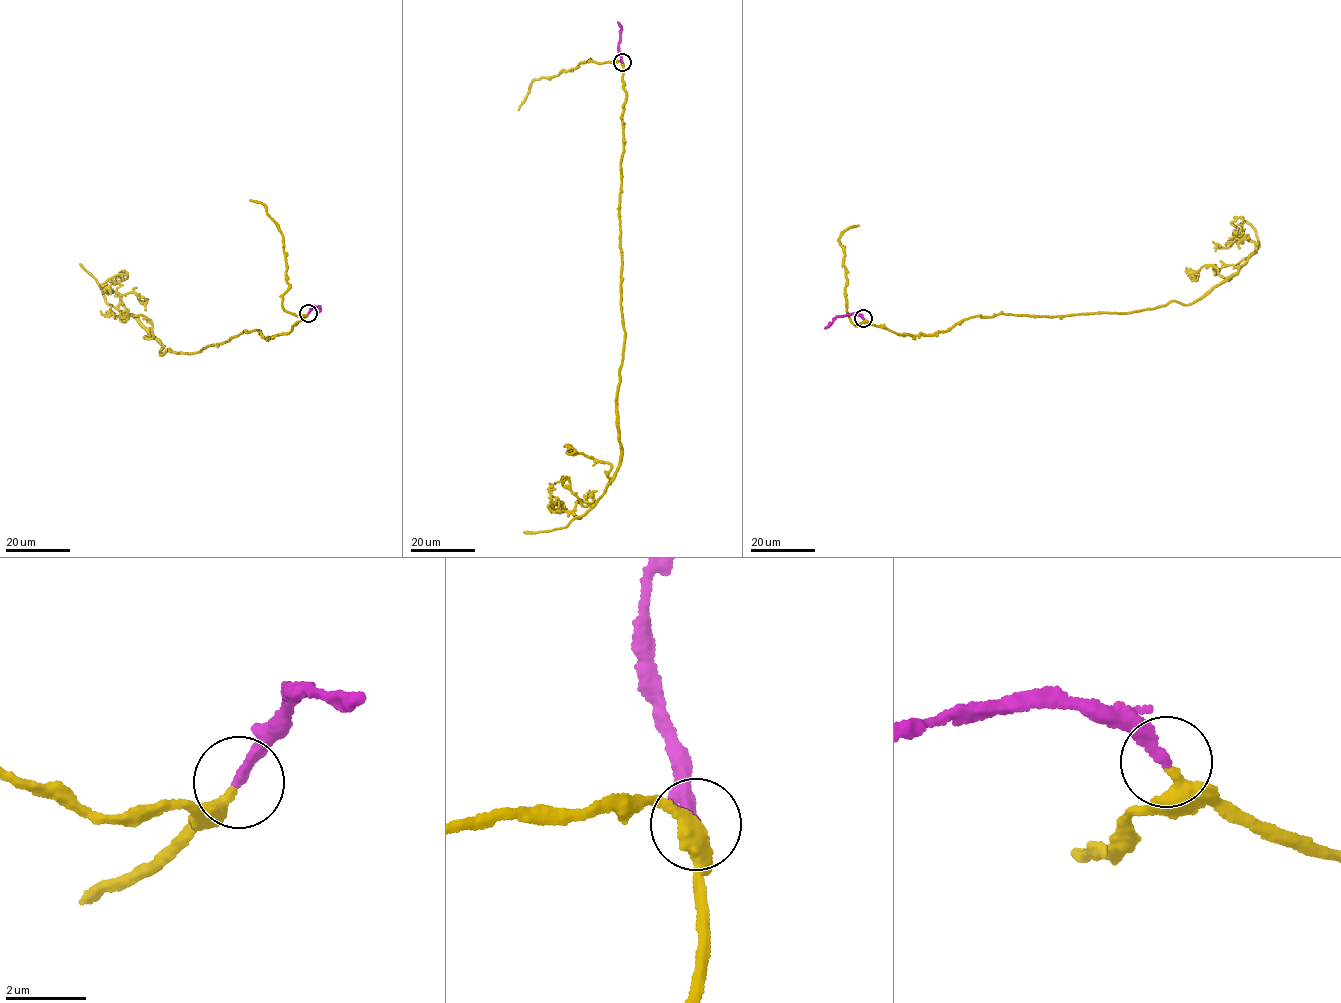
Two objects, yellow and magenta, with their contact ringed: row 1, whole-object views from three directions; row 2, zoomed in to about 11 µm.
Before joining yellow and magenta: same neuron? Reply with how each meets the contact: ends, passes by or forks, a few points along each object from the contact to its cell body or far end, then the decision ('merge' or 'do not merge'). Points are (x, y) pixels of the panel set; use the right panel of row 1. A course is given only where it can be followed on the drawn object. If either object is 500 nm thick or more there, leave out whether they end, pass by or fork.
yellow ends | magenta ends | yellow via (863, 319), (927, 336), (977, 316), (1188, 305), (1257, 250), (1232, 222), (1242, 217), (1241, 227) | magenta via (863, 318), (854, 314), (838, 316), (825, 328) | merge

